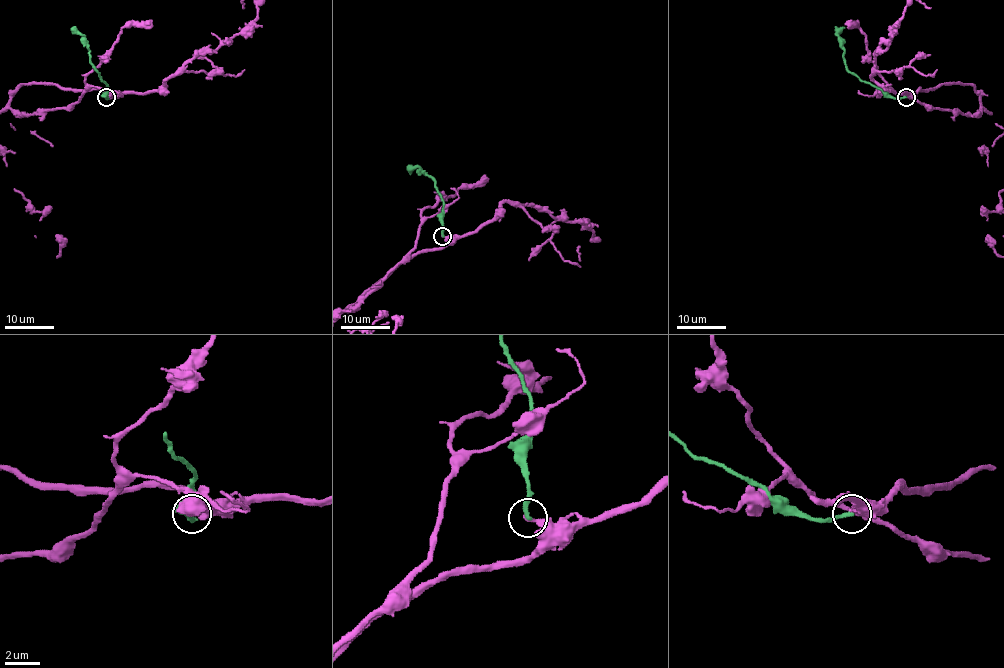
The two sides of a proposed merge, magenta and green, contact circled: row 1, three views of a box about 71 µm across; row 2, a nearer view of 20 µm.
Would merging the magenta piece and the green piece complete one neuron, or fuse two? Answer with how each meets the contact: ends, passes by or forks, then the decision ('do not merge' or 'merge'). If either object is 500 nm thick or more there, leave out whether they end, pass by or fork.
magenta ends | green ends | do not merge

